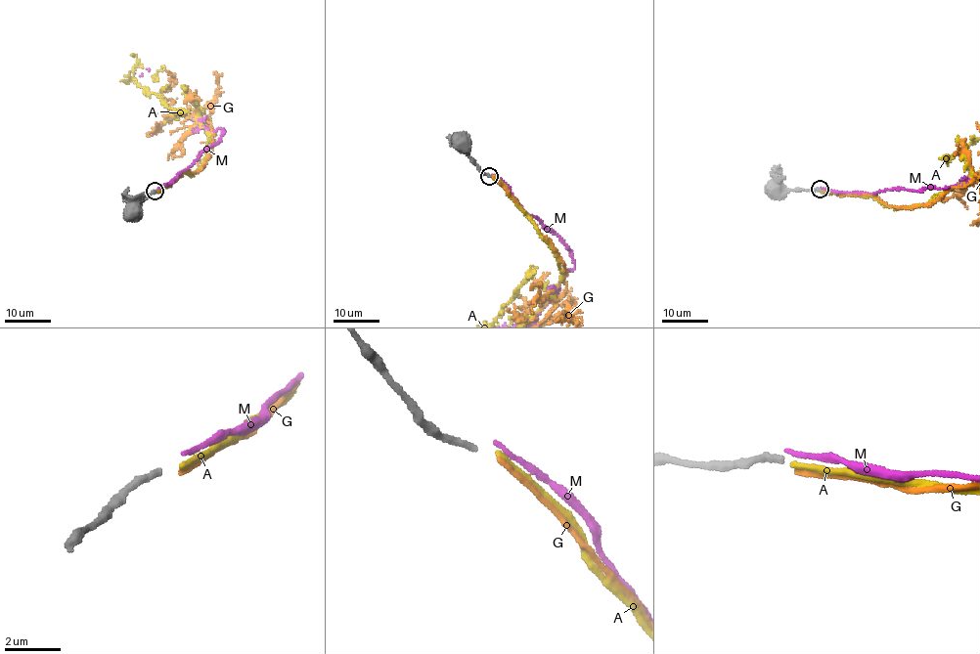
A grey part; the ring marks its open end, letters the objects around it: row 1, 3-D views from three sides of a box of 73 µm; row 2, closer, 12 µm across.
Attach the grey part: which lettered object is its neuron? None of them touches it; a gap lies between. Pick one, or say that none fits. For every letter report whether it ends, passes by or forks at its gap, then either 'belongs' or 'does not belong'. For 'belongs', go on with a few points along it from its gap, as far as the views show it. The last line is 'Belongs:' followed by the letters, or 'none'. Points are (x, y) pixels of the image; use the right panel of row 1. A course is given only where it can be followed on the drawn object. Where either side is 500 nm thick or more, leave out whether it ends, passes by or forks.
A: it ends; belongs
G: it ends; does not belong
M: it ends; does not belong
Belongs: A

